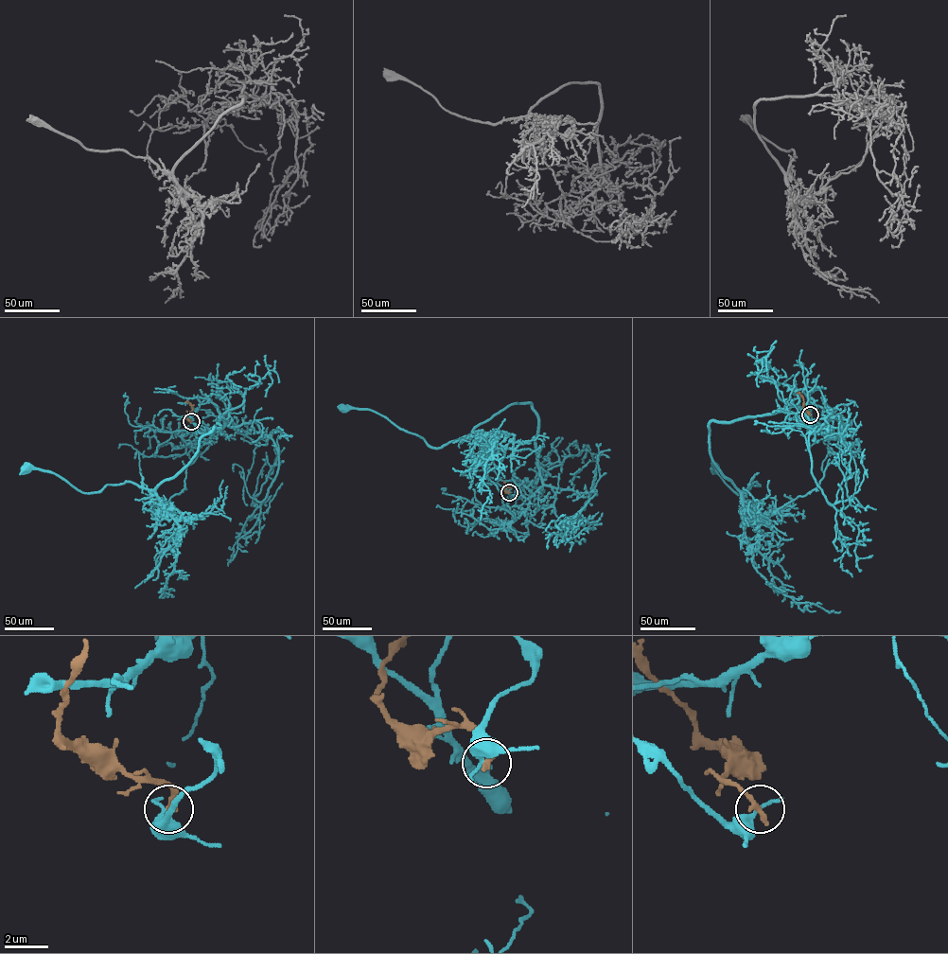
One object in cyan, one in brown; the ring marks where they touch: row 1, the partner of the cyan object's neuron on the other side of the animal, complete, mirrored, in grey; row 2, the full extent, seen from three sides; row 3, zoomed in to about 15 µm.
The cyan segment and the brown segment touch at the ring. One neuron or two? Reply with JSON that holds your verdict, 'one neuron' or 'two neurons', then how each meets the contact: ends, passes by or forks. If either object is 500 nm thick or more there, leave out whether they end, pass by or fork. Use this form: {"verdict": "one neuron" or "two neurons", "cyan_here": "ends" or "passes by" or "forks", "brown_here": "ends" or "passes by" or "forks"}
{"verdict": "two neurons", "cyan_here": "passes by", "brown_here": "ends"}

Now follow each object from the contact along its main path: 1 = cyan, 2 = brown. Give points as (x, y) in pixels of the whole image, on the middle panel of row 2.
1: (509, 492), (538, 478), (538, 415), (530, 402), (507, 405), (432, 448), (372, 410), (342, 408)
2: (509, 492), (504, 488), (510, 487), (503, 481)

